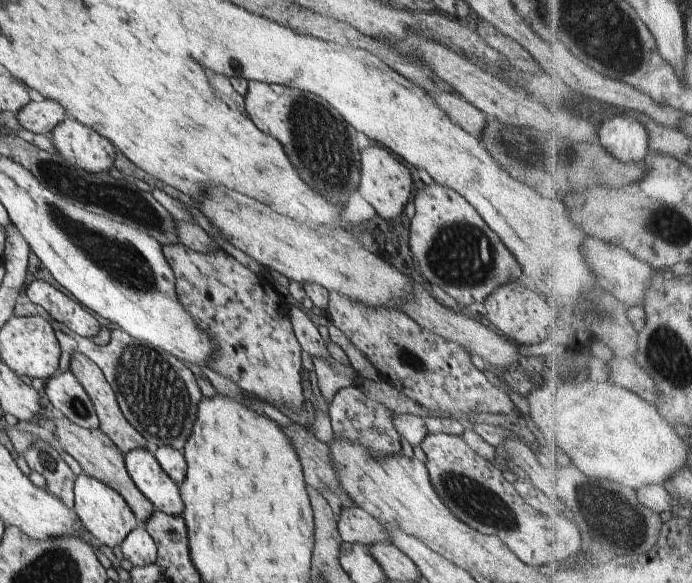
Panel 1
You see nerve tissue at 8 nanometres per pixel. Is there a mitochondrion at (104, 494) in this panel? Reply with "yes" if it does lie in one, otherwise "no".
no

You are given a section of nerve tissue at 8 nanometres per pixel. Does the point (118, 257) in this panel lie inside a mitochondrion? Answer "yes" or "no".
yes

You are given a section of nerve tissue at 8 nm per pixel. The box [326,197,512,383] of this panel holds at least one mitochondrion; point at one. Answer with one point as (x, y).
(461, 256)

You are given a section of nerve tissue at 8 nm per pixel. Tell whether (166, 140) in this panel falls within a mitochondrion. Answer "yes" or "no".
no

